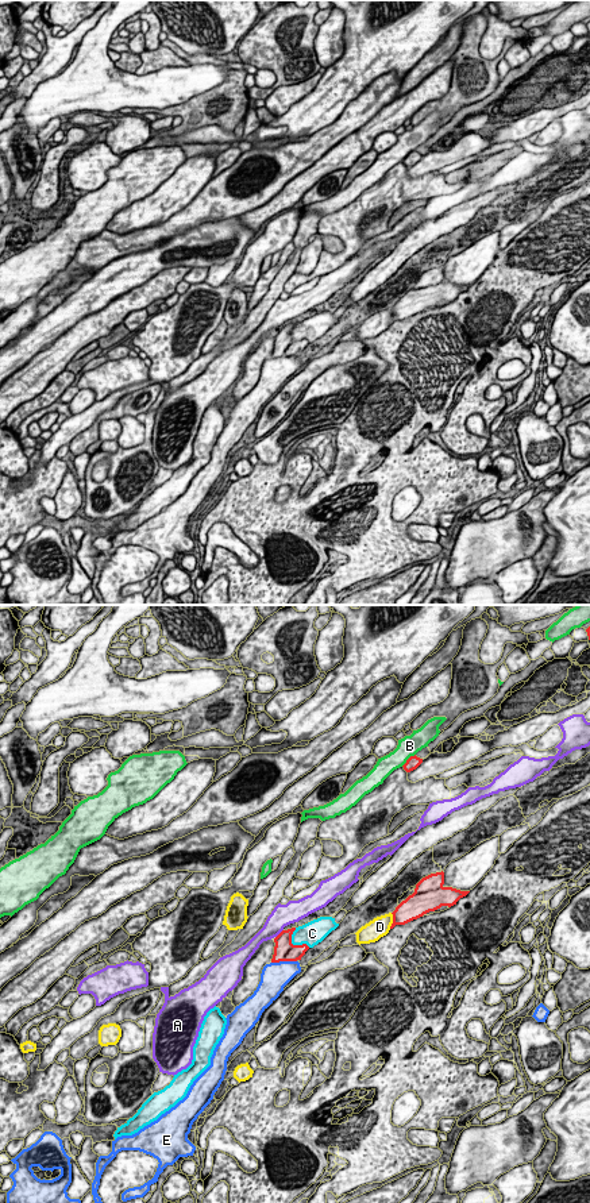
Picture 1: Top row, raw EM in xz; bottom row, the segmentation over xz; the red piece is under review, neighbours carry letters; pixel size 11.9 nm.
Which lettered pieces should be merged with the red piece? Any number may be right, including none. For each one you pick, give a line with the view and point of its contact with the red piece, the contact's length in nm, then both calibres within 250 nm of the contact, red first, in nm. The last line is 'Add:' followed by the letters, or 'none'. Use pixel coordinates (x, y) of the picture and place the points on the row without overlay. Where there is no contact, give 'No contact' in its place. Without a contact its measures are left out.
D: Touches red at xz (393, 316). Shared border 190 nm. Thickness 260 nm (red) against 240 nm
Add: D

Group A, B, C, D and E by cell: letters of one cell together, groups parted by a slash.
A / B / C / D / E

